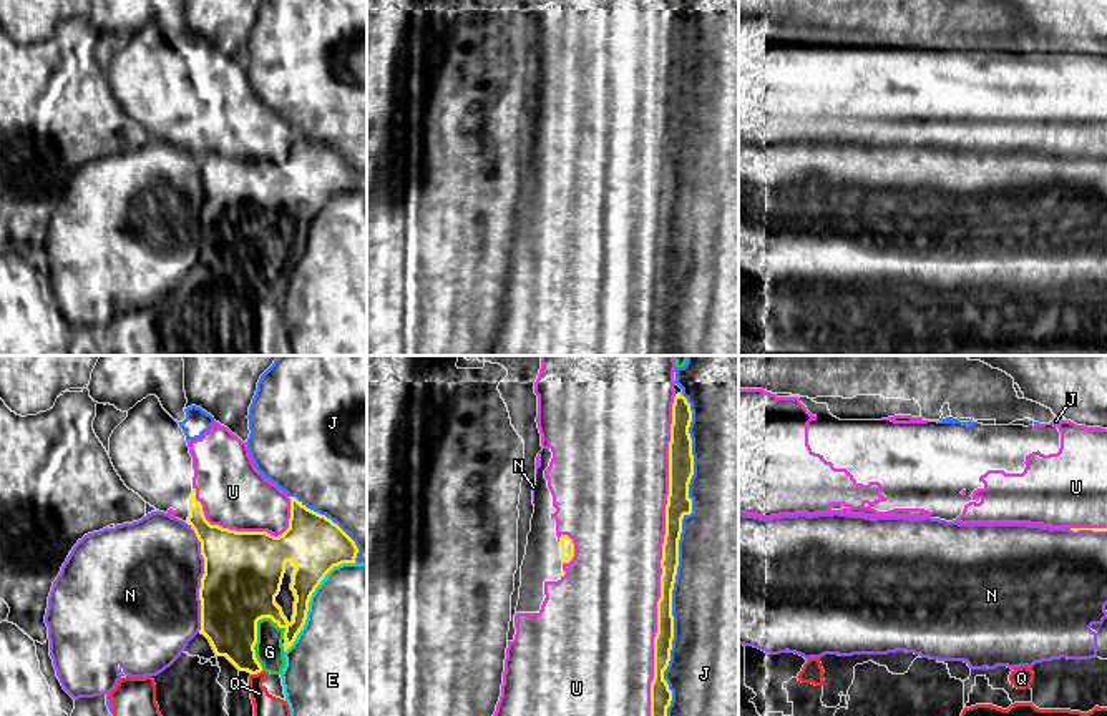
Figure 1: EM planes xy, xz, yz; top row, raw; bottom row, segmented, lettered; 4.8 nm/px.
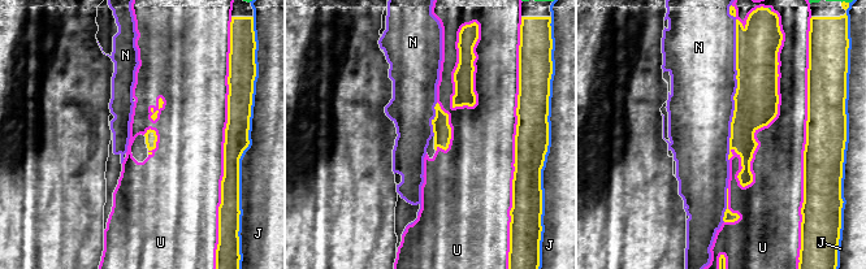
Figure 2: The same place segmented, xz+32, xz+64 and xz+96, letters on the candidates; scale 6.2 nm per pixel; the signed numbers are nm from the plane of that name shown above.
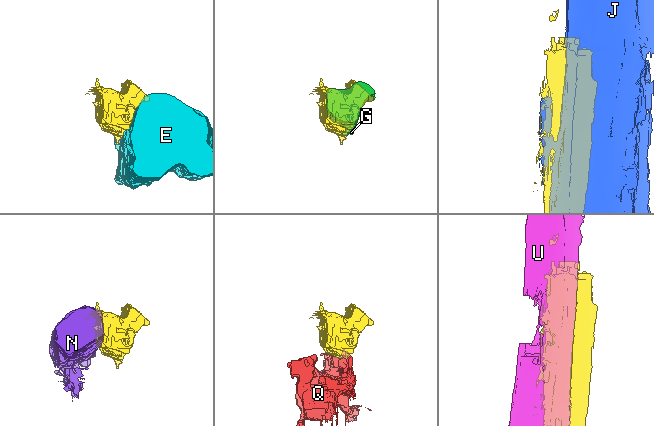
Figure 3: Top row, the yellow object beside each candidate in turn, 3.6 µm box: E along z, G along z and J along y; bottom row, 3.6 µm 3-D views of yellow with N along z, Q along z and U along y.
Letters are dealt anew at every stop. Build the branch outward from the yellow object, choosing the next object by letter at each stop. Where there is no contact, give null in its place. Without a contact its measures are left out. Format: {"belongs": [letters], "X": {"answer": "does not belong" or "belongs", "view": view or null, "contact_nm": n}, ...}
{"belongs": ["G"], "E": {"answer": "does not belong", "view": "xy", "contact_nm": 550}, "G": {"answer": "belongs", "view": "xy", "contact_nm": 260}, "J": {"answer": "does not belong", "view": "xz", "contact_nm": 1550}, "N": {"answer": "does not belong", "view": "xy", "contact_nm": 550}, "Q": {"answer": "does not belong", "view": "xy", "contact_nm": 60}, "U": {"answer": "does not belong", "view": "xz", "contact_nm": 1550}}

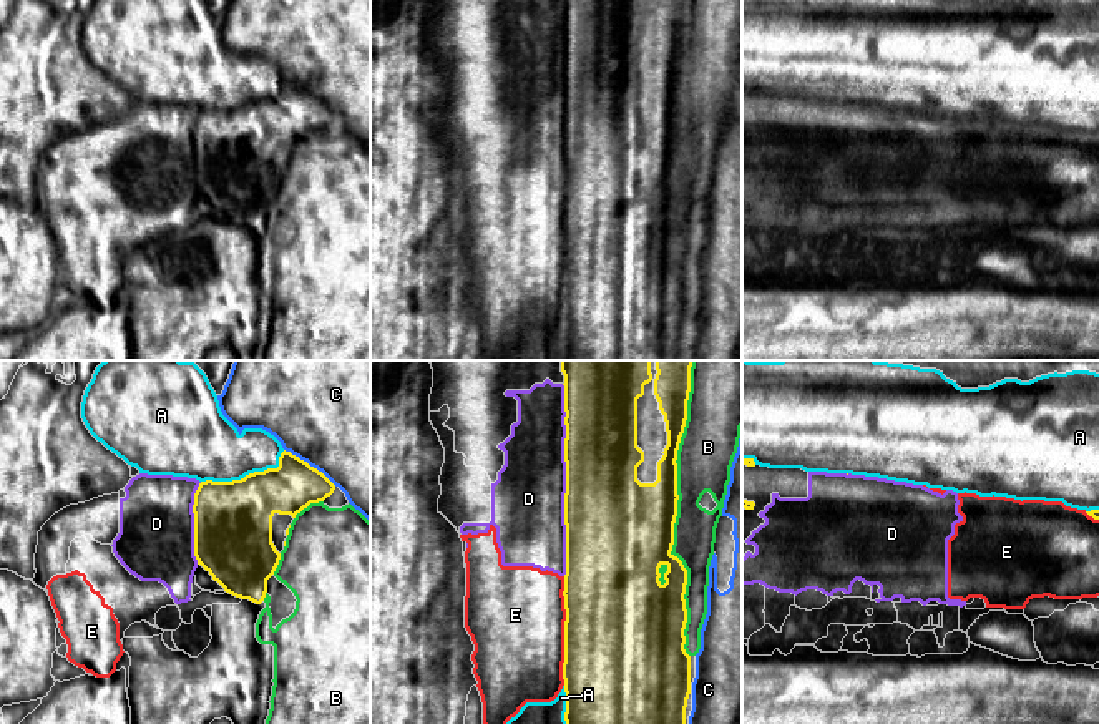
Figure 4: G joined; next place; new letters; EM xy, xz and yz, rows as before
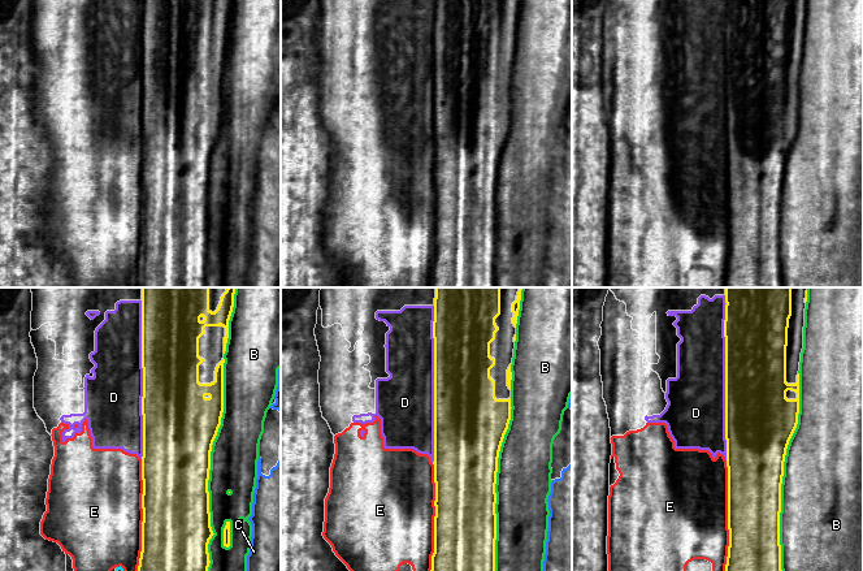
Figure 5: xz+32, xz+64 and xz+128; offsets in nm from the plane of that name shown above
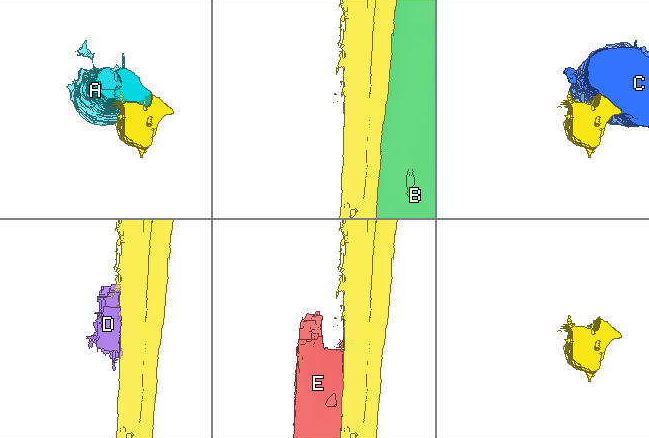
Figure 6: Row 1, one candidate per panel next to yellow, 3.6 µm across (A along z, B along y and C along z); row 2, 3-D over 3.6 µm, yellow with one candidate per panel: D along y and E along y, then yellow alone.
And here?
{"belongs": [], "A": {"answer": "does not belong", "view": "xy", "contact_nm": 440}, "B": {"answer": "does not belong", "view": "xz", "contact_nm": 1450}, "C": {"answer": "does not belong", "view": "xy", "contact_nm": 320}, "D": {"answer": "does not belong", "view": "xz", "contact_nm": 950}, "E": {"answer": "does not belong", "view": "xz", "contact_nm": 550}}

